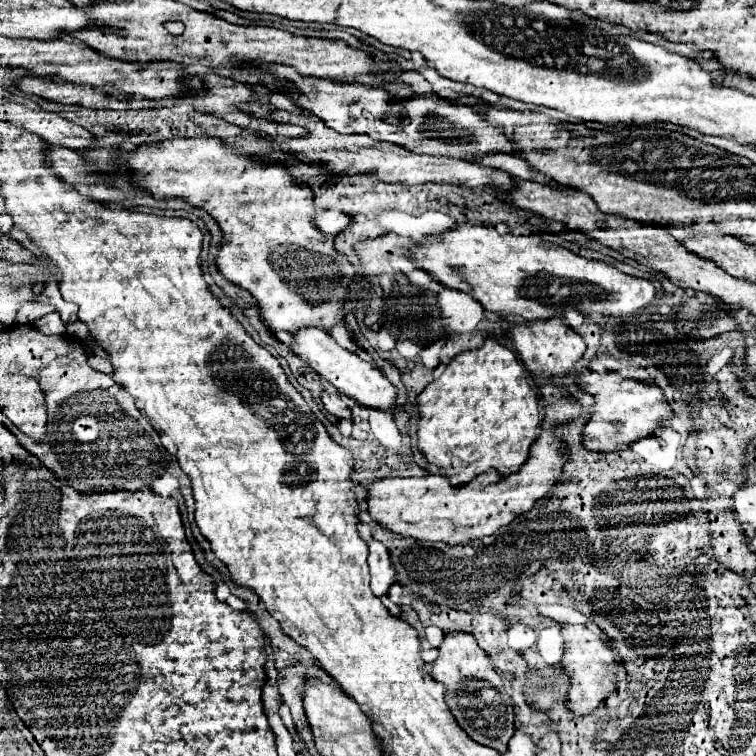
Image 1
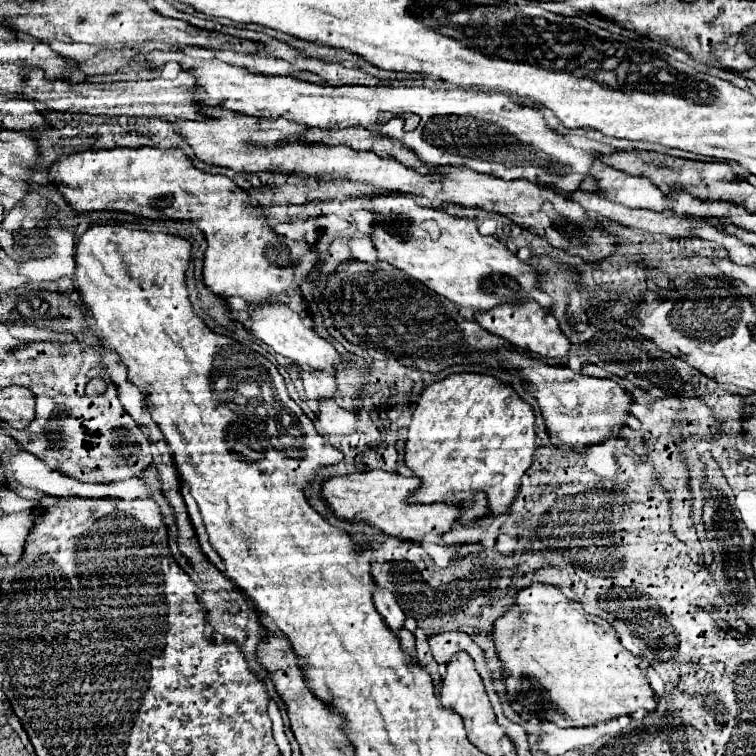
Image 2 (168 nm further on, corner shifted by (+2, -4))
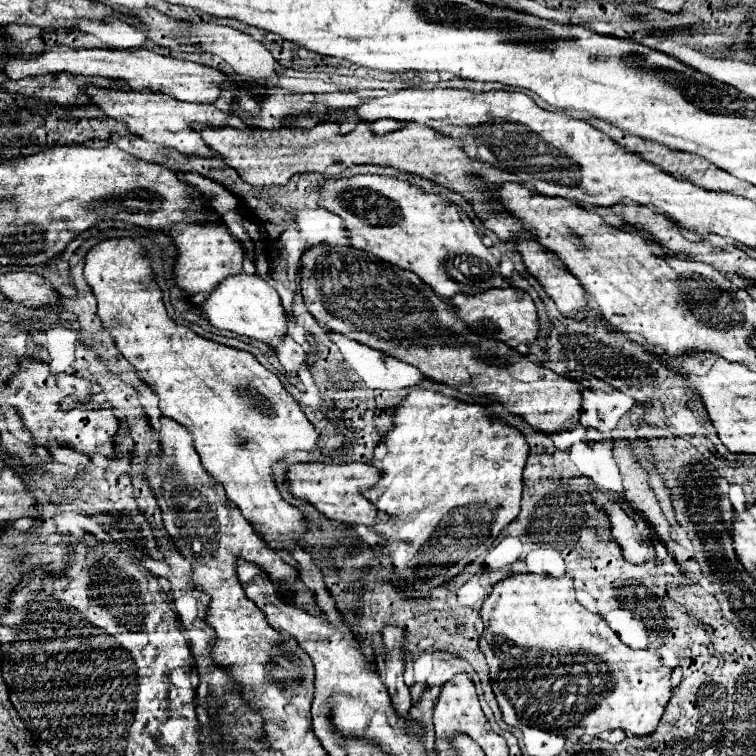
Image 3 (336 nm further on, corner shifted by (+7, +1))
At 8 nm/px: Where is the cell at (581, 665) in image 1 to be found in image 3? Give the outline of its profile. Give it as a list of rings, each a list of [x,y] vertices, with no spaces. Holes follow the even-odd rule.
[[[520,573],[502,579],[484,601],[480,617],[484,621],[484,633],[478,647],[490,665],[492,691],[508,725],[536,727],[560,737],[596,737],[602,731],[614,729],[644,737],[656,731],[672,697],[672,669],[662,663],[656,651],[624,647],[624,643],[608,631],[608,623],[600,615],[590,613],[576,601],[570,575],[542,577]]]

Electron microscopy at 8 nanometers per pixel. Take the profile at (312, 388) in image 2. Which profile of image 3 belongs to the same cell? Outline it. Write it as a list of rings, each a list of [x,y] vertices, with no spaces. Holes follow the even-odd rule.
[[[290,335],[284,337],[284,343],[278,343],[276,355],[288,375],[298,375],[298,369],[306,363],[306,357],[308,357],[306,351]]]

